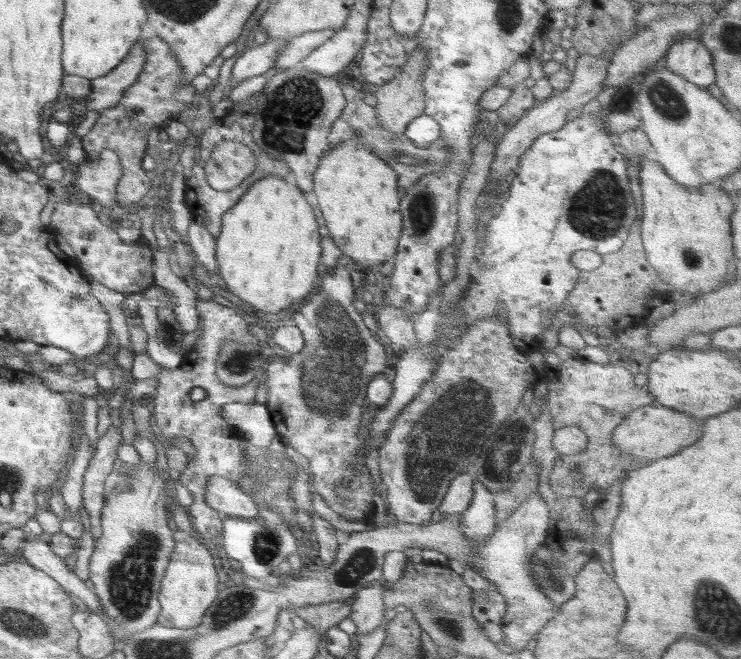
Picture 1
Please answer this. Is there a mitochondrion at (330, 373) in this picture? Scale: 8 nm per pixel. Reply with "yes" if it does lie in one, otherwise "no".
yes

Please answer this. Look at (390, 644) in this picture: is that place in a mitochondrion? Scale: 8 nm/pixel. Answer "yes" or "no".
no

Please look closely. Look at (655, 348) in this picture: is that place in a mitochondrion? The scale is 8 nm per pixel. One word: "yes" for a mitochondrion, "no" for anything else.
no

